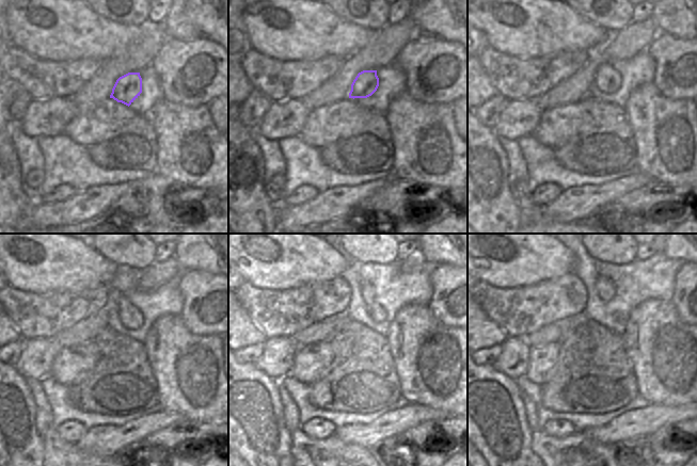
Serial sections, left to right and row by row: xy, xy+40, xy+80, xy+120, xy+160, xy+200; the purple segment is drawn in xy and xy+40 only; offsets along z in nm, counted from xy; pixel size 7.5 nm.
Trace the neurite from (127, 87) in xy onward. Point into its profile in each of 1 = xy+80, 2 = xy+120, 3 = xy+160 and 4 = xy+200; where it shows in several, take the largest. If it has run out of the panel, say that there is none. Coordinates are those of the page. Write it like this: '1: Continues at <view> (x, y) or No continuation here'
1: Continues at xy+80 (606, 80)
2: Continues at xy+120 (130, 317)
3: Continues at xy+160 (376, 311)
4: Continues at xy+200 (605, 288).

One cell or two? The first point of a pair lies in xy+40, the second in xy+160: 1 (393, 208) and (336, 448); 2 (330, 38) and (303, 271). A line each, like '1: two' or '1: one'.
1: two
2: one

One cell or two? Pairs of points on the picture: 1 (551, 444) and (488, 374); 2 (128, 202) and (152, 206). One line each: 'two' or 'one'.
1: two
2: one

